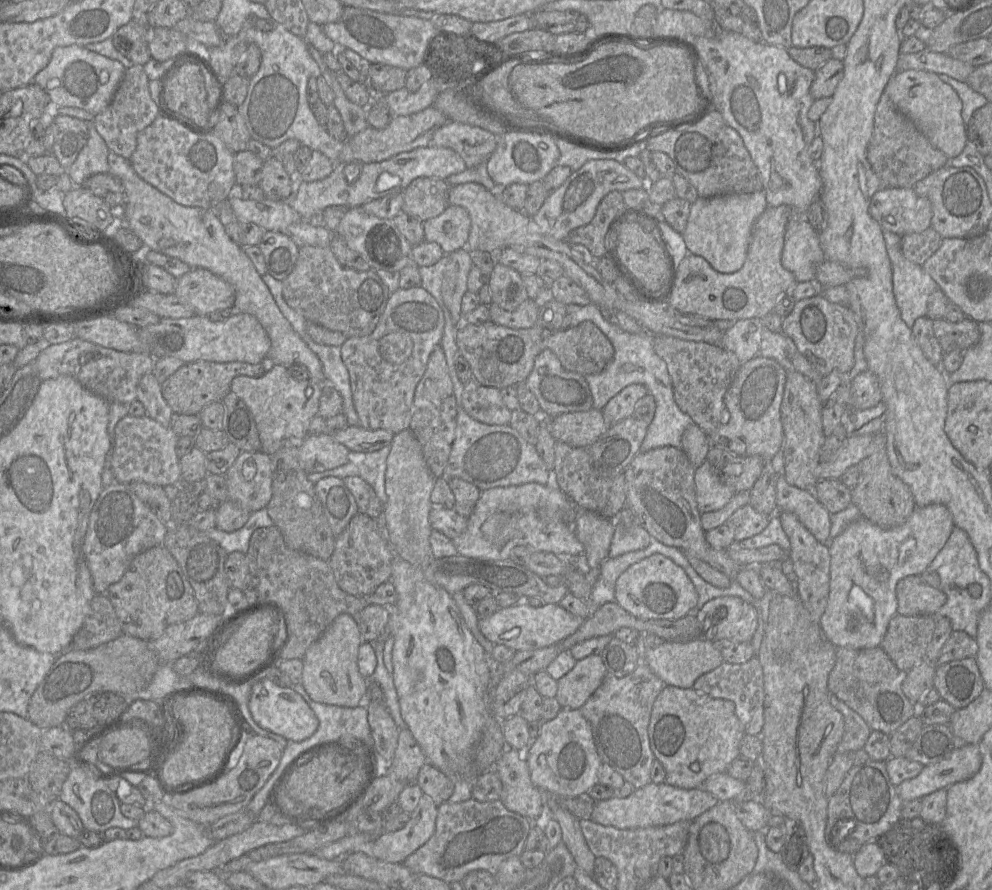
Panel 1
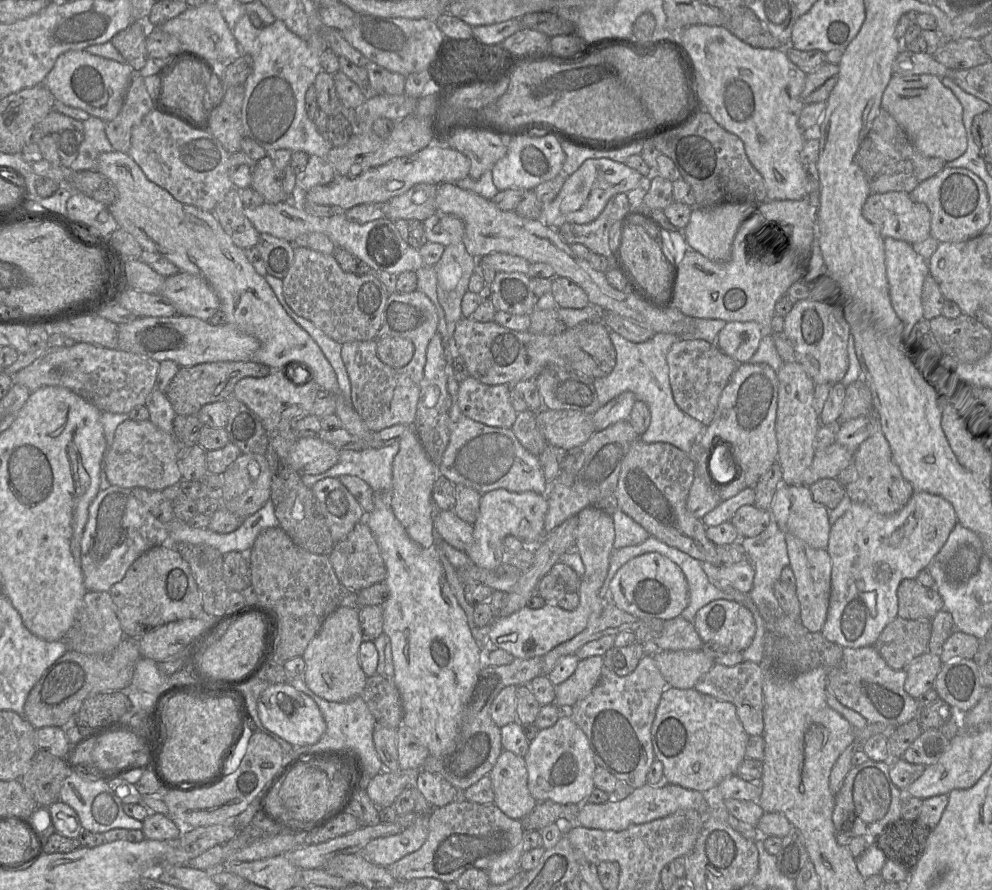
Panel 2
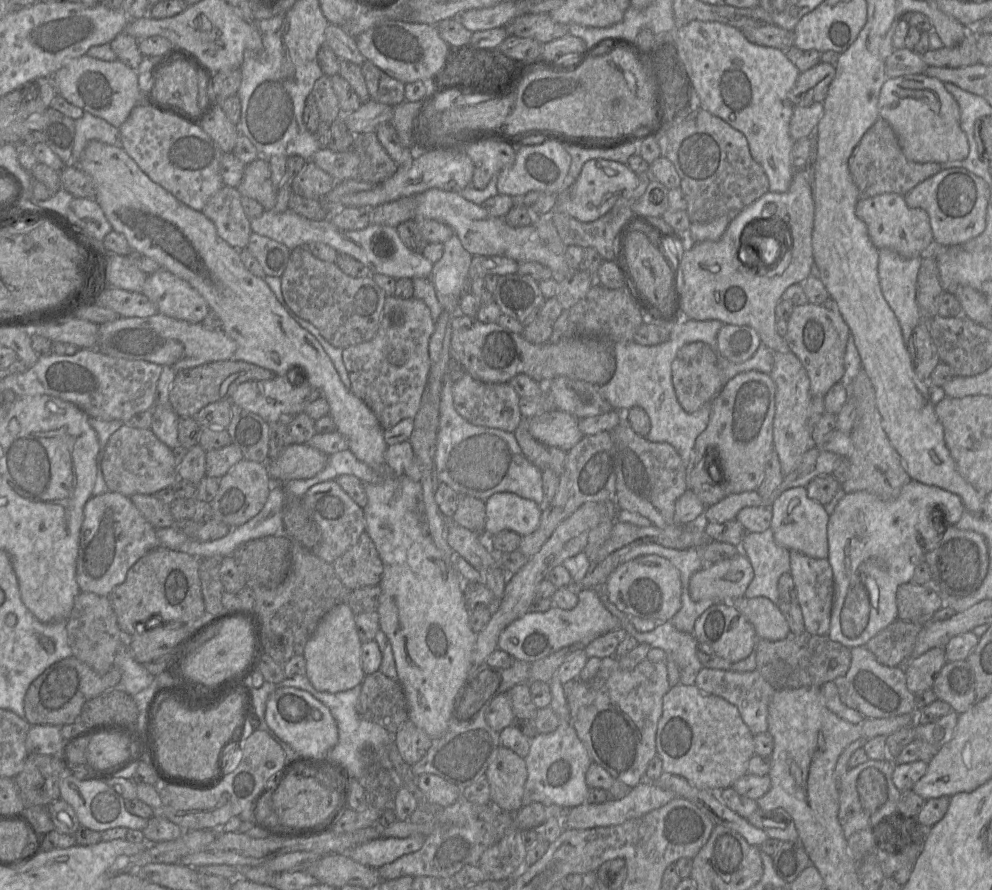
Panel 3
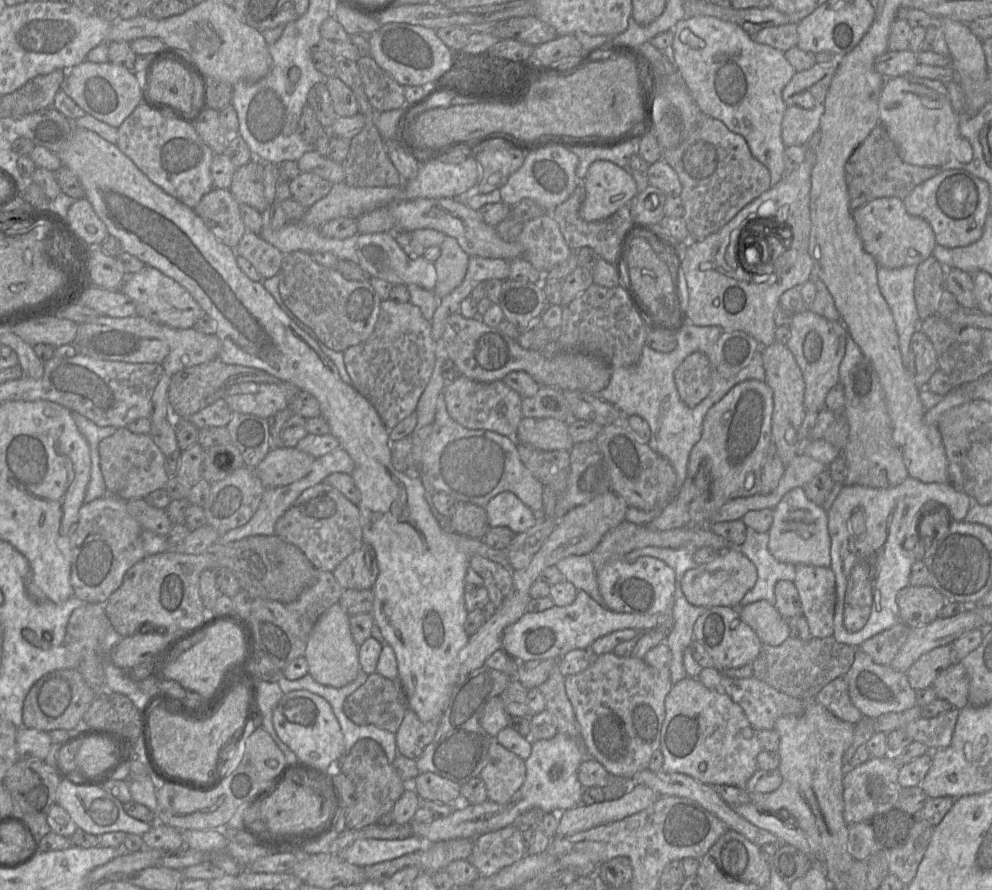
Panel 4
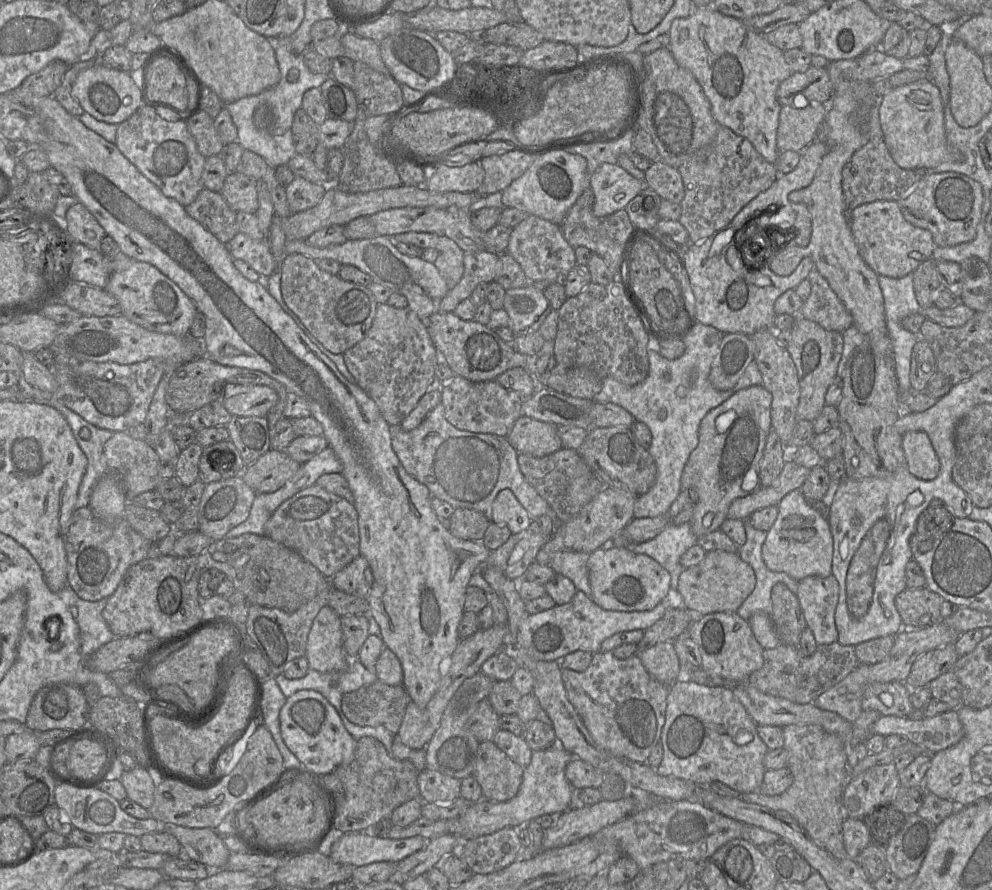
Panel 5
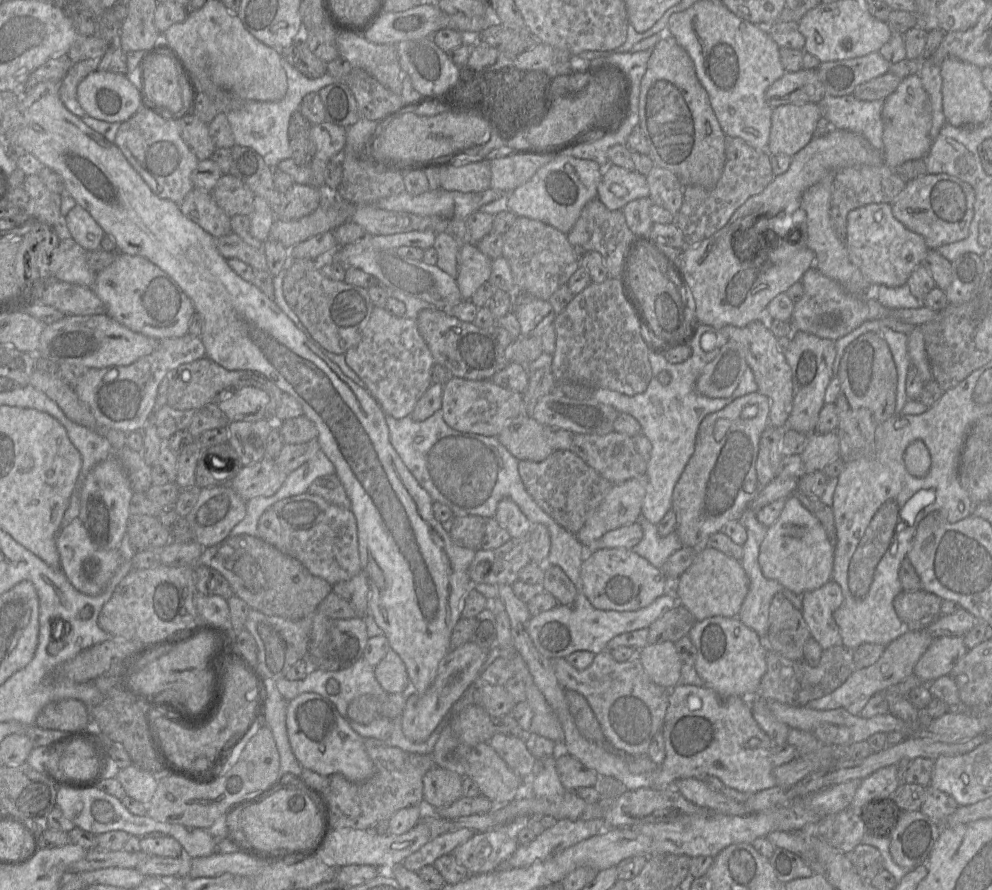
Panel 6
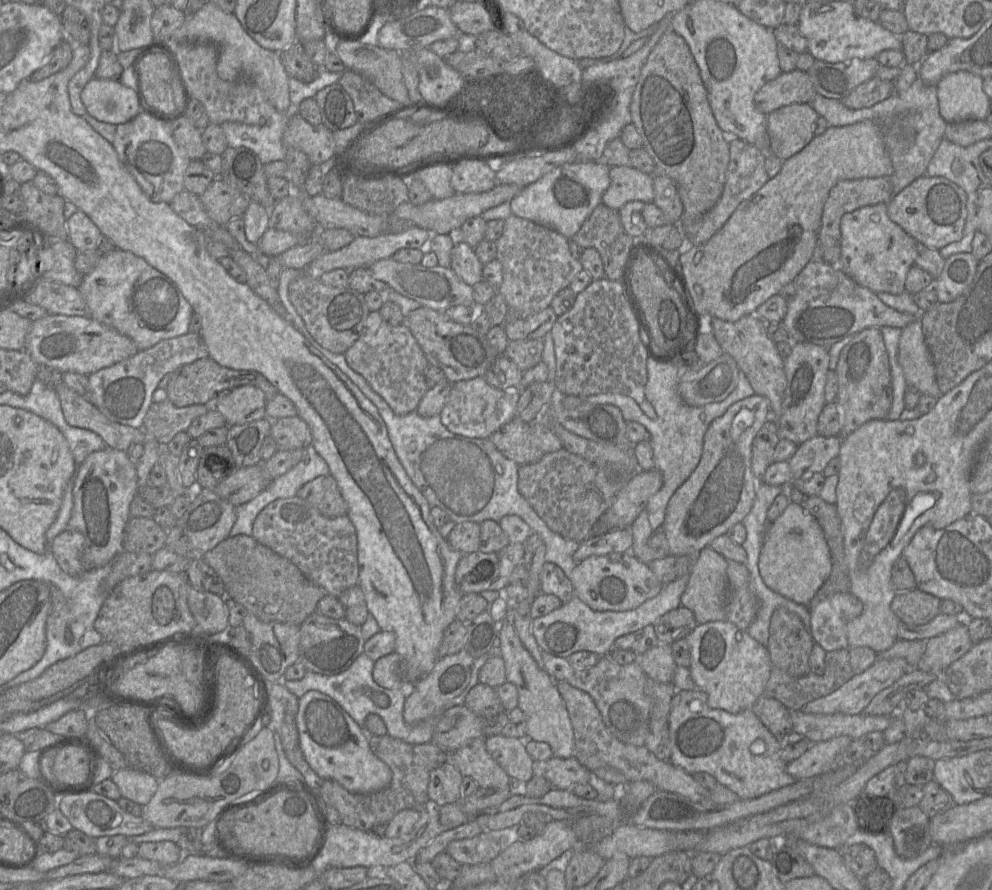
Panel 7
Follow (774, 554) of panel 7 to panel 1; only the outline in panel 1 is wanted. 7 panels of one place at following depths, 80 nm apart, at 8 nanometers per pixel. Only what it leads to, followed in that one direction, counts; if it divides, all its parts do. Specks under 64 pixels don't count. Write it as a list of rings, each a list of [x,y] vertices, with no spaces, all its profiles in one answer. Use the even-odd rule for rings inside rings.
[[[782,474],[776,487],[777,511],[790,512],[821,543],[829,543],[831,514],[817,500],[813,491],[803,490],[788,484]]]

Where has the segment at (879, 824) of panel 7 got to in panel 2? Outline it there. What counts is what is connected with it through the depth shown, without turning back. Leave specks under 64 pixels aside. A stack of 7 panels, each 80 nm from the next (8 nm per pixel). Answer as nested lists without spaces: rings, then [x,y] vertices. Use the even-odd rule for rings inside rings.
[[[902,817],[888,823],[883,831],[874,838],[886,858],[911,870],[921,857],[931,828],[919,818]]]

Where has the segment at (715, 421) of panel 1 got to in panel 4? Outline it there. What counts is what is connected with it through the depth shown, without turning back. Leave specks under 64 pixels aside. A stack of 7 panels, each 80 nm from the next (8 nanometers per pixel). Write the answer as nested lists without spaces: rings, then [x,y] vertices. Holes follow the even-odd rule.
[[[702,352],[690,354],[675,370],[674,379],[681,400],[690,408],[696,407],[712,387],[708,357]]]

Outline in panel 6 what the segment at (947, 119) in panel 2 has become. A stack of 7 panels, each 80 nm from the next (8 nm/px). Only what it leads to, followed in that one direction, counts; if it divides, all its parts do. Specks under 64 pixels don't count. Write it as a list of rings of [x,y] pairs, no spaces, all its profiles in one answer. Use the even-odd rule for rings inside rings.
[[[918,74],[903,78],[897,89],[884,99],[882,121],[885,164],[896,168],[907,161],[925,159],[933,143],[930,137],[932,107]]]

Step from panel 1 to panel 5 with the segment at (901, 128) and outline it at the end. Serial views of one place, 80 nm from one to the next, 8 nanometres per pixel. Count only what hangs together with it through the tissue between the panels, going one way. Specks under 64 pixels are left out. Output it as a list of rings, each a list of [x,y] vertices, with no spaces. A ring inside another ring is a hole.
[[[868,138],[865,144],[854,152],[842,170],[844,193],[844,215],[851,225],[852,211],[866,203],[892,200],[900,201],[922,178],[917,170],[903,169],[891,157],[883,138]]]

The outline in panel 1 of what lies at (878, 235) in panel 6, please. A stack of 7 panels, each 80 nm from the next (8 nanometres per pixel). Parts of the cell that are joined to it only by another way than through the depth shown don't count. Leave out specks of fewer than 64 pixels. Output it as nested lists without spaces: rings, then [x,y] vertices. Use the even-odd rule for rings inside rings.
[[[883,187],[872,196],[868,211],[882,230],[893,232],[899,236],[920,233],[931,227],[931,203],[927,198],[918,195],[914,188]]]

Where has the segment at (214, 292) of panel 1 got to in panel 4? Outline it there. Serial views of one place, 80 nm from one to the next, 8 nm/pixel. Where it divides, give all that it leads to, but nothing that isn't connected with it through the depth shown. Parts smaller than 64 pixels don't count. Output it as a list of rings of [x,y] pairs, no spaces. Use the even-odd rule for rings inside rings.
[[[146,266],[140,272],[127,275],[121,291],[134,302],[138,316],[172,328],[192,328],[201,317],[207,315],[183,286],[150,266]]]

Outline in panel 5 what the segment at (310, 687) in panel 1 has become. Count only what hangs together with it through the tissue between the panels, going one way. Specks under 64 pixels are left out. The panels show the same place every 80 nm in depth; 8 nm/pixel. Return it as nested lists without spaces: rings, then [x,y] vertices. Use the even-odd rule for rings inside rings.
[[[328,605],[313,621],[307,646],[309,668],[320,673],[344,671],[349,663],[342,647],[341,617]]]

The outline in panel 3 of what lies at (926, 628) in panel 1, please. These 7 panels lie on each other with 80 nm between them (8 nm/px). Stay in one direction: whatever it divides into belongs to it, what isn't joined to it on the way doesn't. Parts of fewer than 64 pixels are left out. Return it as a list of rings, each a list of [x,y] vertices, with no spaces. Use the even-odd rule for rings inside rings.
[[[897,619],[871,638],[865,647],[881,664],[888,667],[901,666],[910,658],[923,626]]]

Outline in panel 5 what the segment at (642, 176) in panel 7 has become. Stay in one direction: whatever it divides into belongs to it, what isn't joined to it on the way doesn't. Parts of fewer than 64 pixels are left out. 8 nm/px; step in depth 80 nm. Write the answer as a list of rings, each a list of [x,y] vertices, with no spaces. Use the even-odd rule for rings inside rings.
[[[601,164],[590,176],[590,189],[595,197],[593,214],[604,217],[625,209],[645,187],[645,181],[633,177],[618,164]]]

